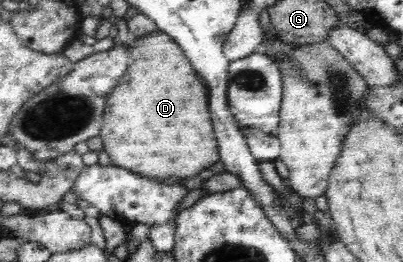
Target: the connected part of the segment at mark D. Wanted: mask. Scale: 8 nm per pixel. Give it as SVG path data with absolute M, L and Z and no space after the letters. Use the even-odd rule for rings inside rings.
M160 30L152 31L151 34L137 39L131 37L131 41L127 44L133 46L133 52L131 53L133 62L129 64L126 72L121 76L120 82L108 95L102 129L99 132L103 142L103 150L112 159L112 165L132 171L134 174L142 176L142 178L156 178L156 180L164 180L164 178L170 178L170 176L190 178L190 176L199 174L206 168L210 169L210 166L219 160L218 141L214 140L214 128L210 128L210 112L206 112L206 92L202 92L204 84L198 84L198 76L196 76L190 60L187 60L186 56L183 55L182 48L175 44L168 34Z

